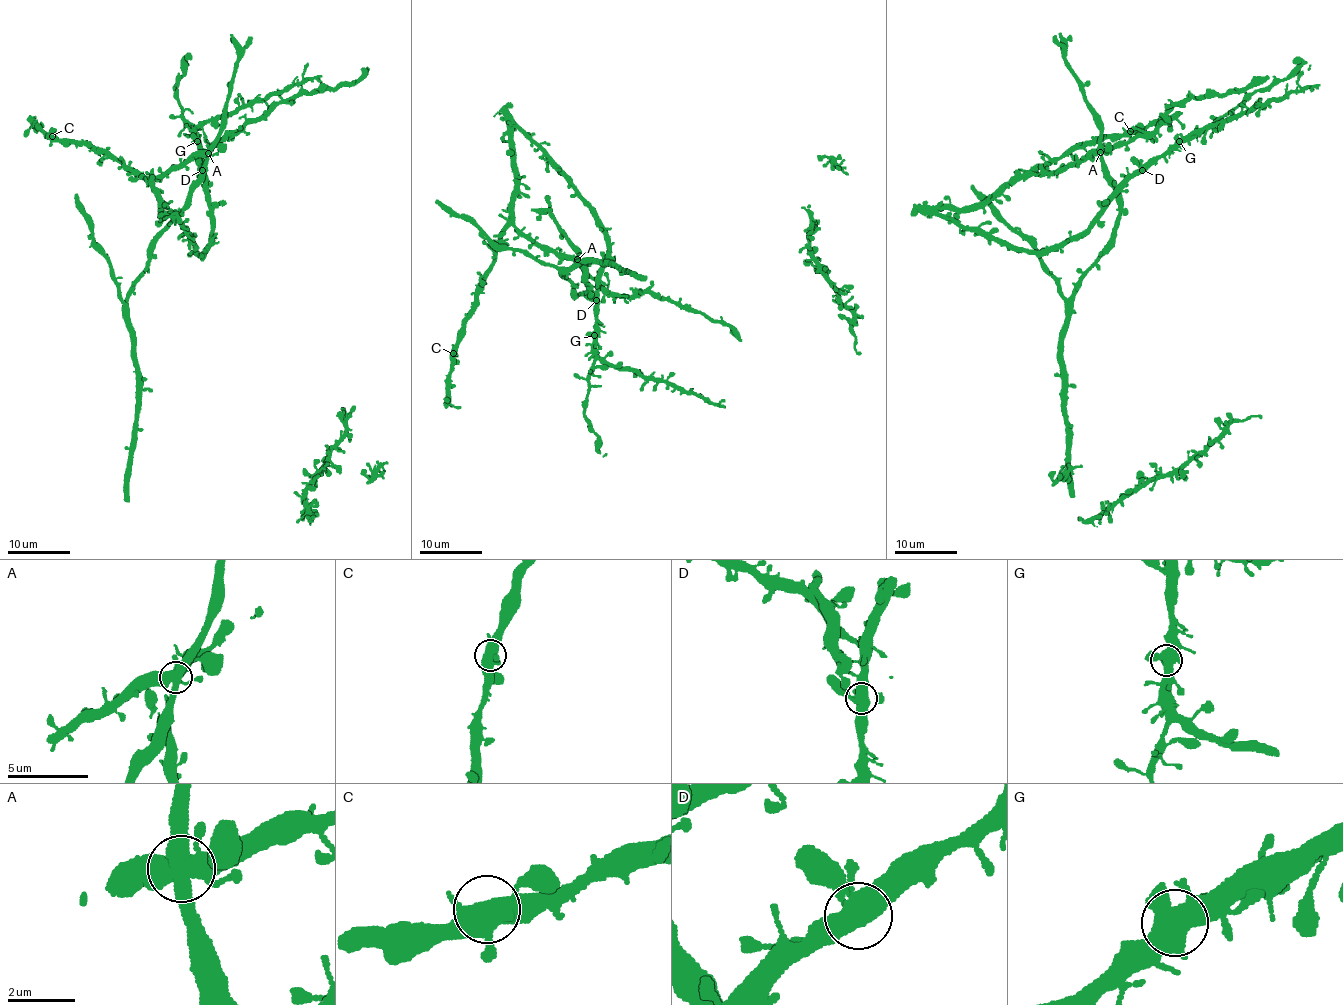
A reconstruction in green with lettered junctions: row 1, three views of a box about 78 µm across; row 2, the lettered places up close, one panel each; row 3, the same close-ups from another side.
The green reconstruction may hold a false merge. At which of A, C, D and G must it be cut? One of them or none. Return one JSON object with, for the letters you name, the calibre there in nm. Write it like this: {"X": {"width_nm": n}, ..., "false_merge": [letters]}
{"A": {"width_nm": 550}, "false_merge": ["A"]}

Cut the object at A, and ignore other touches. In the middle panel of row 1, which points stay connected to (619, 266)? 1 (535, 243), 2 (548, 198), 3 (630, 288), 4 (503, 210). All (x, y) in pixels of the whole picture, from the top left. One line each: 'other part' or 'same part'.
1: other part
2: same part
3: other part
4: other part

